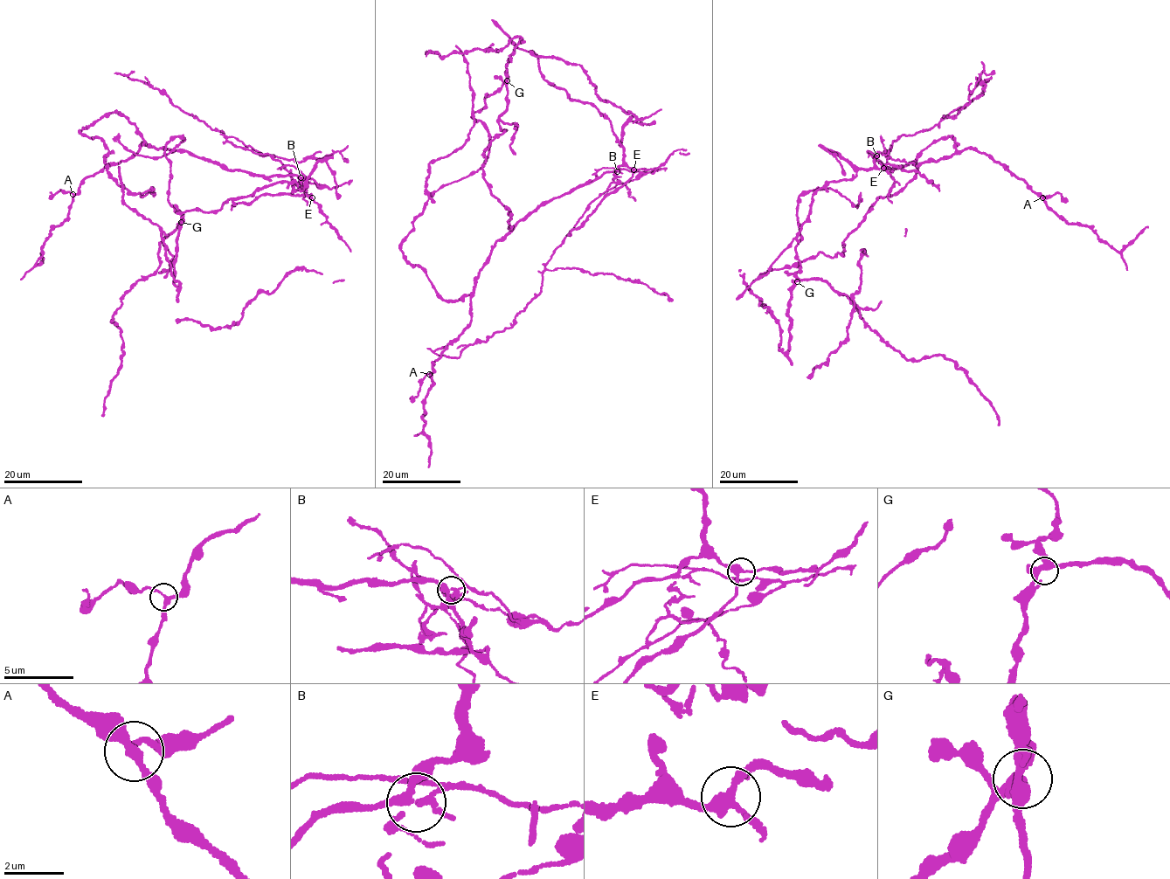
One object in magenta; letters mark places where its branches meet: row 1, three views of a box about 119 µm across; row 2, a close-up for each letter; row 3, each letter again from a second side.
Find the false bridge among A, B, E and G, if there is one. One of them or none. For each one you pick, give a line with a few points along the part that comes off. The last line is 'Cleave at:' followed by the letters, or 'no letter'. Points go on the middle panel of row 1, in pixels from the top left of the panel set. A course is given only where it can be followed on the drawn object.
B: foreign part runs (617, 170), (639, 174), (588, 204), (515, 324), (458, 357), (434, 352), (444, 347)
Cleave at: B

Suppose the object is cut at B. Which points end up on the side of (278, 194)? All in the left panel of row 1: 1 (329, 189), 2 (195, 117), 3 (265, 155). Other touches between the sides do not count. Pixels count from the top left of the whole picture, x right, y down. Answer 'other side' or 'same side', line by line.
1: other side
2: other side
3: other side

